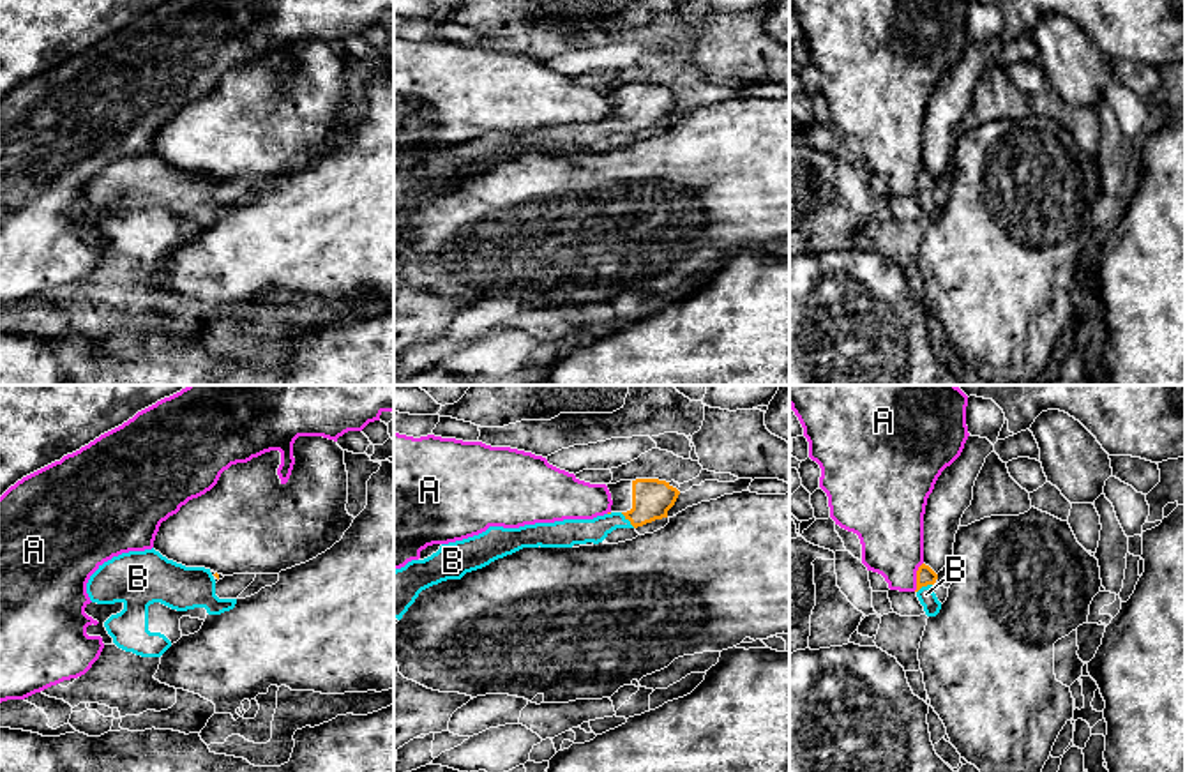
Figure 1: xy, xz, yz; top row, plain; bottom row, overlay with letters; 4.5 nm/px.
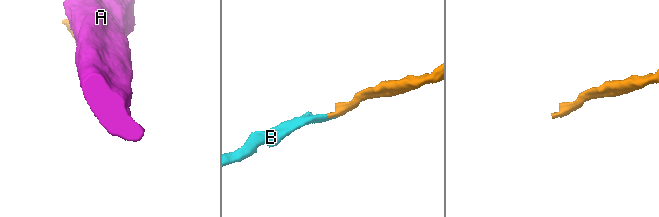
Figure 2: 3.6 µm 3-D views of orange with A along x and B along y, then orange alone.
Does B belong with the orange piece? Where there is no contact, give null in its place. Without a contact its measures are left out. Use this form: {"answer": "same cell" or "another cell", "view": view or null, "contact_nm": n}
{"answer": "same cell", "view": "xz", "contact_nm": 100}

